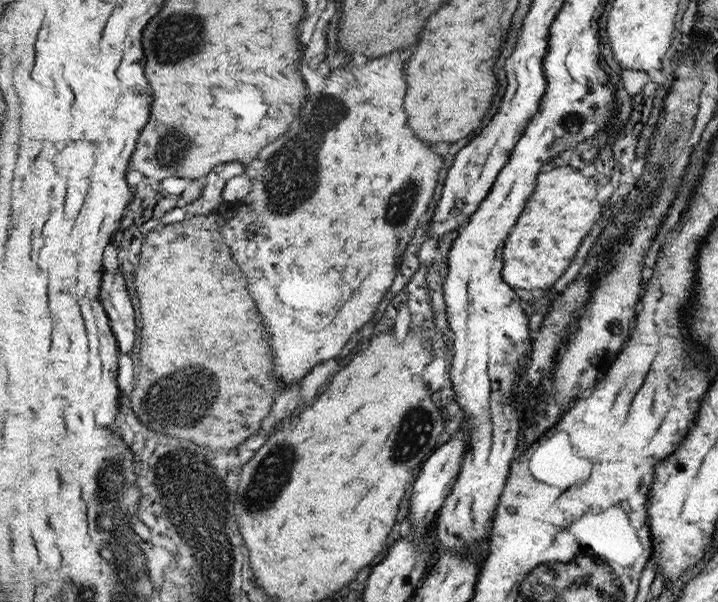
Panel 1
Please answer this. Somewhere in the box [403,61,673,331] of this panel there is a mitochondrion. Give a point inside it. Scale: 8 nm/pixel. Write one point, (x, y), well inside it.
(570, 122)

